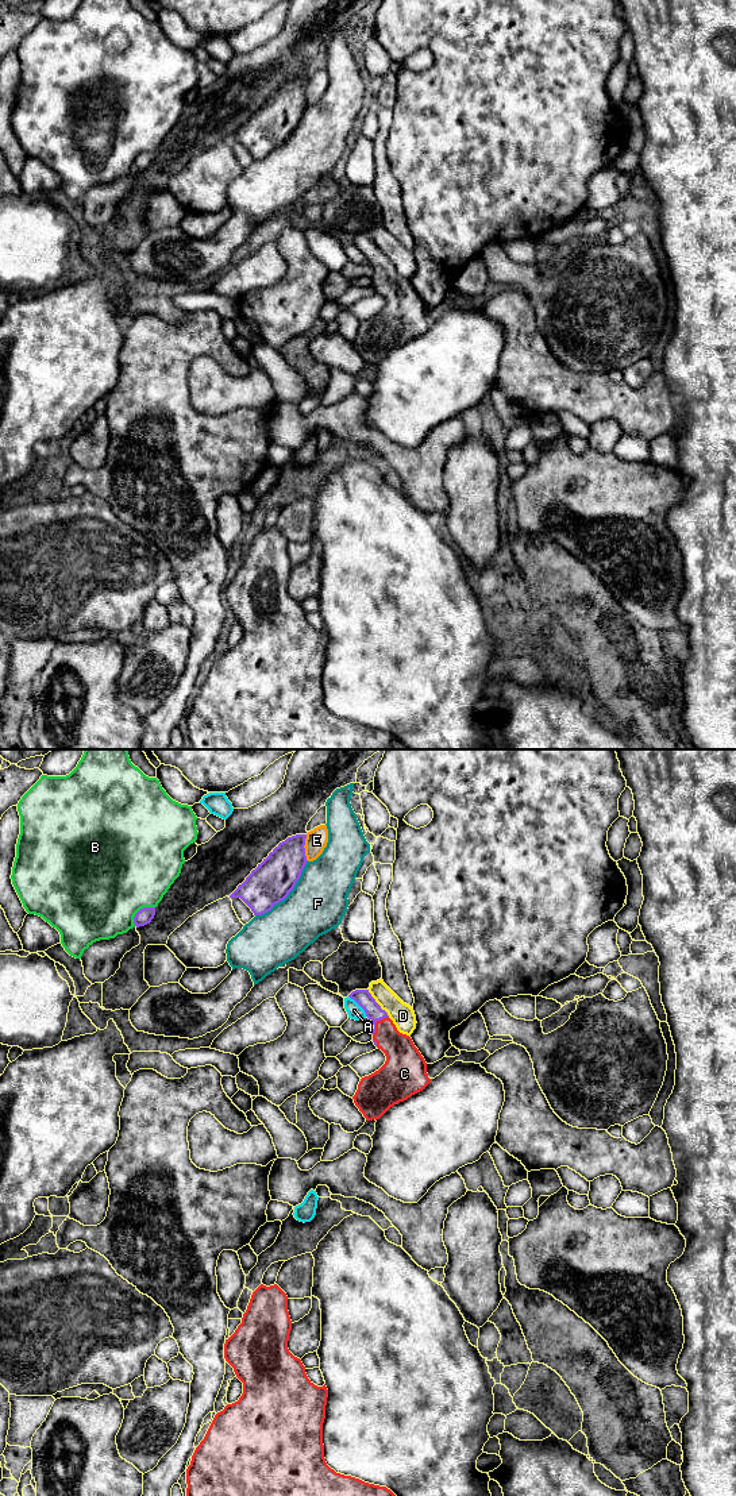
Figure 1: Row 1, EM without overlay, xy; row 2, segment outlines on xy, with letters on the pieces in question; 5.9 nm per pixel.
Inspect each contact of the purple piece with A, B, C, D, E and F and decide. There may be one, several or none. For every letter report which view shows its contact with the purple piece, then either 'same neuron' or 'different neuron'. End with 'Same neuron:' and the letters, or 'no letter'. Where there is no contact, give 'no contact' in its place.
A: contact in xy; different neuron
B: contact in xy; different neuron
C: contact in xy; same neuron
D: contact in xy; different neuron
E: contact in xy; different neuron
F: contact in xy; different neuron
Same neuron: C

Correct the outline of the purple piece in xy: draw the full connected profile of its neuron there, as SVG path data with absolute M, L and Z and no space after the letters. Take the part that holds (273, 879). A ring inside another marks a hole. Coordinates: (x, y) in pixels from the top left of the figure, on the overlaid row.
M296 834L280 843L230 898L240 898L254 913L262 915L284 901L294 888L307 864L307 834Z

